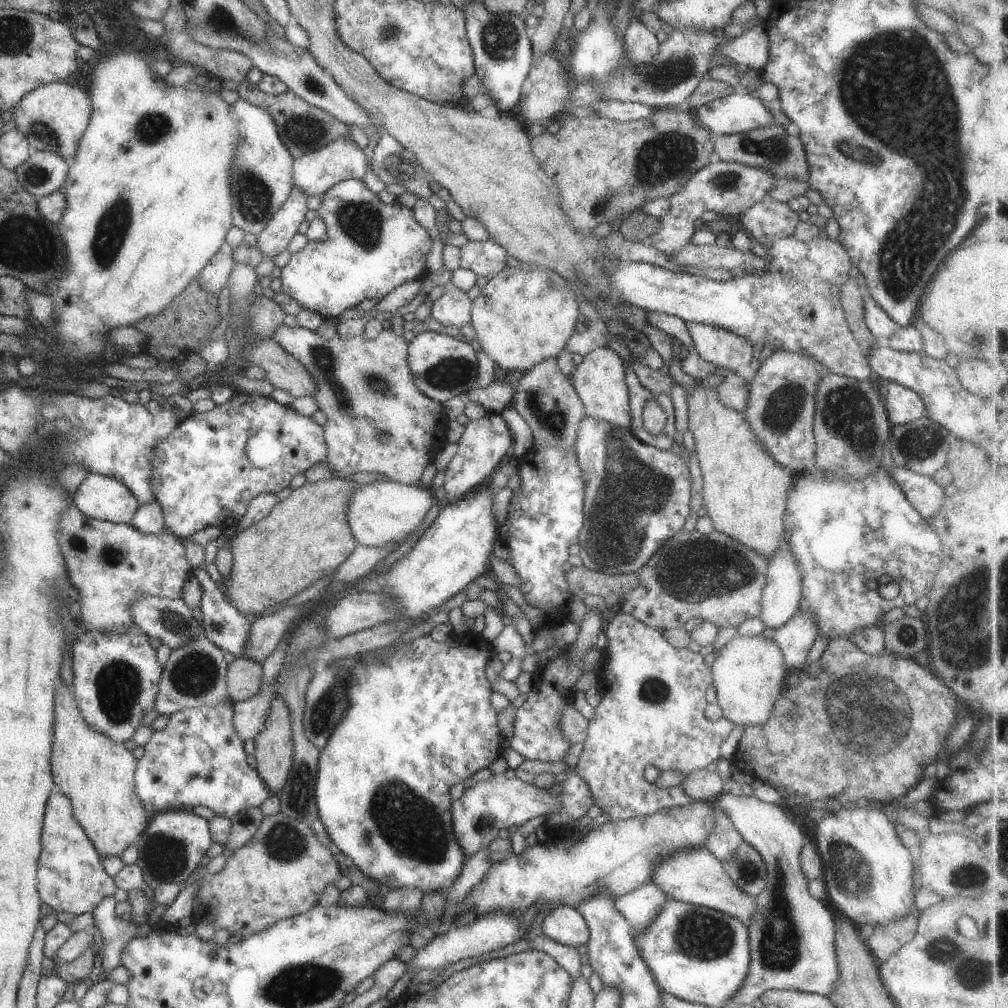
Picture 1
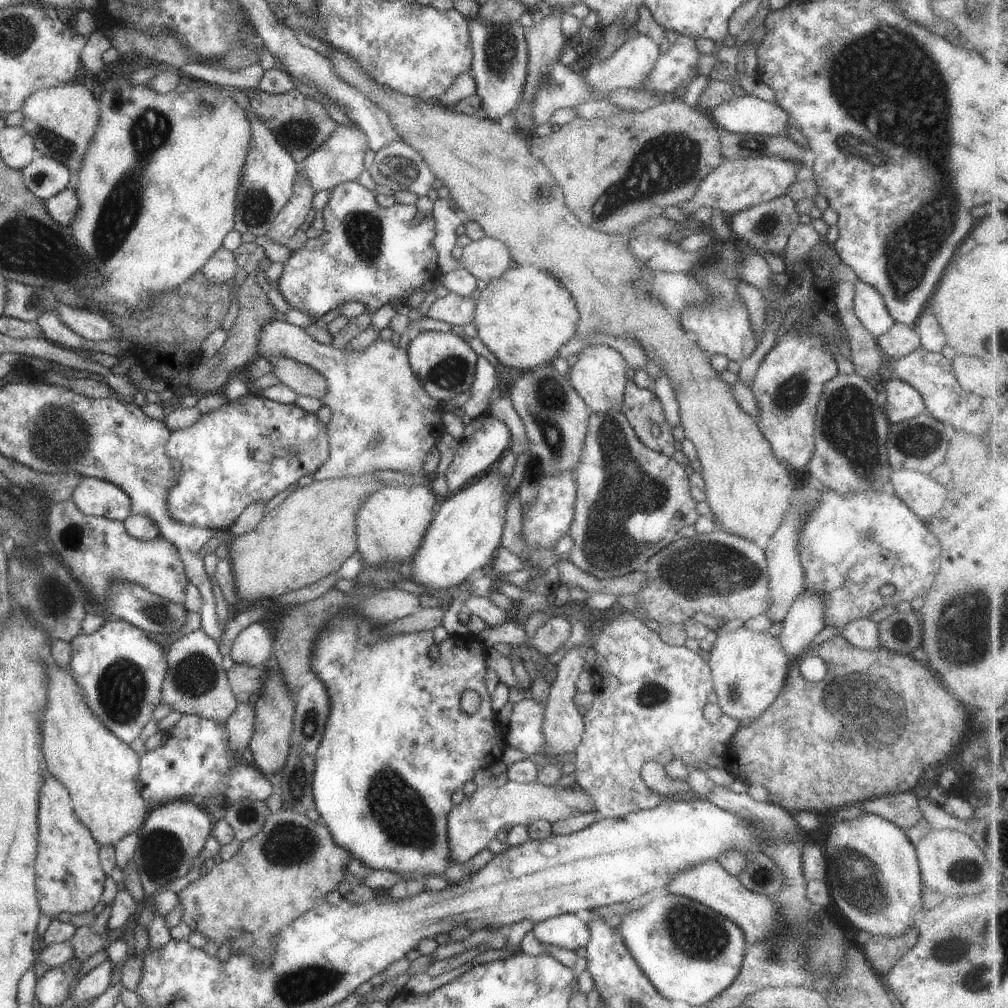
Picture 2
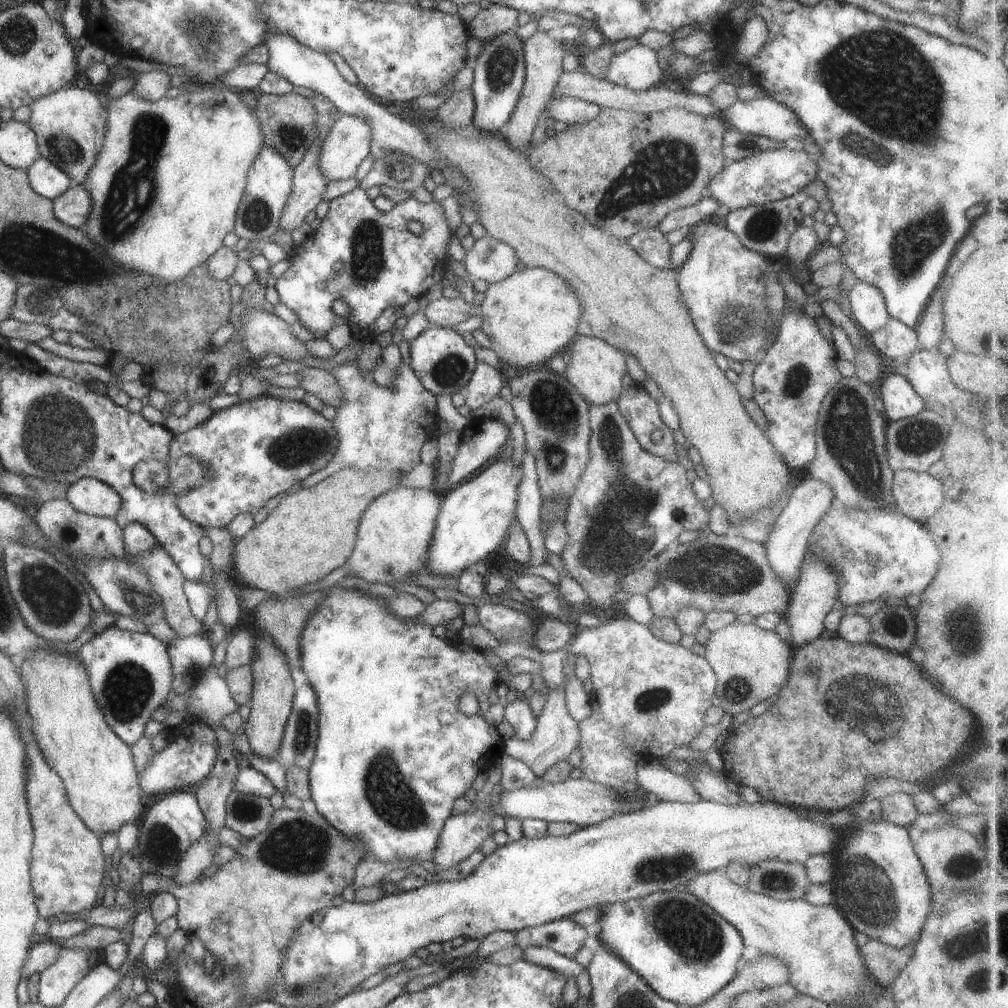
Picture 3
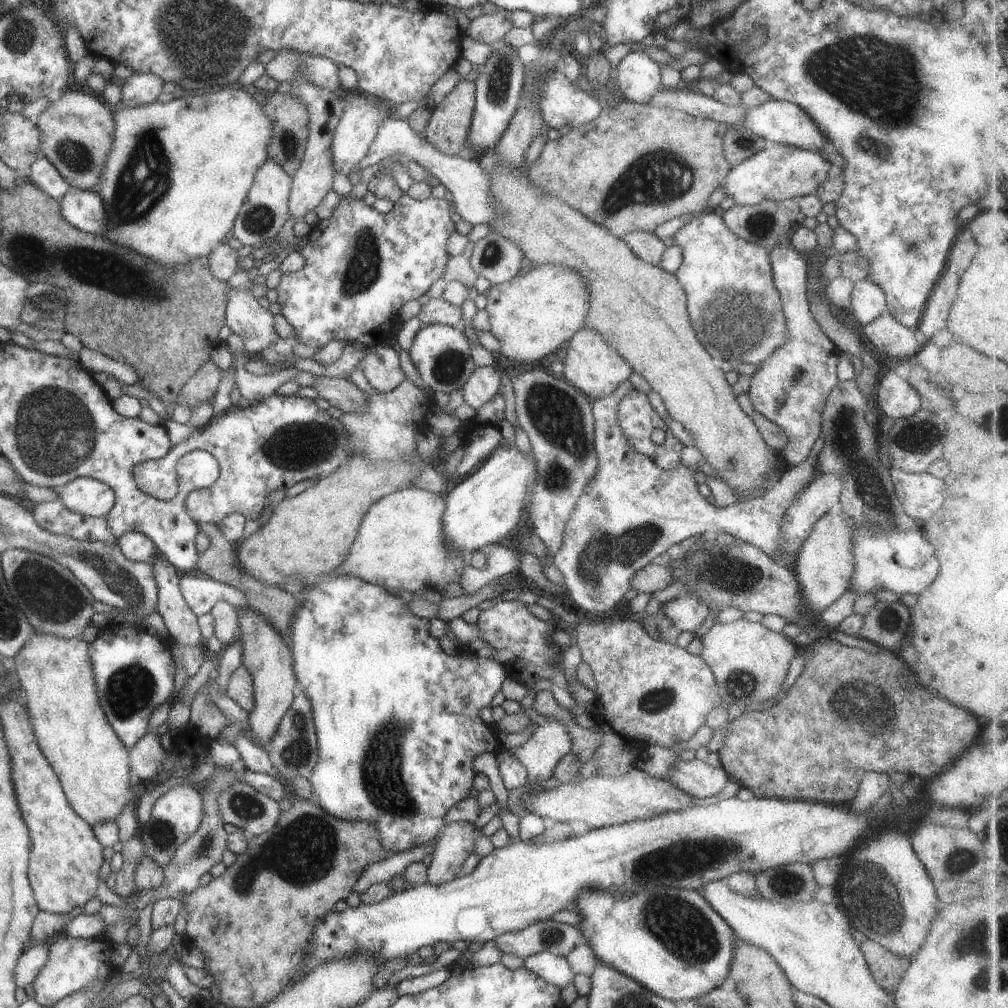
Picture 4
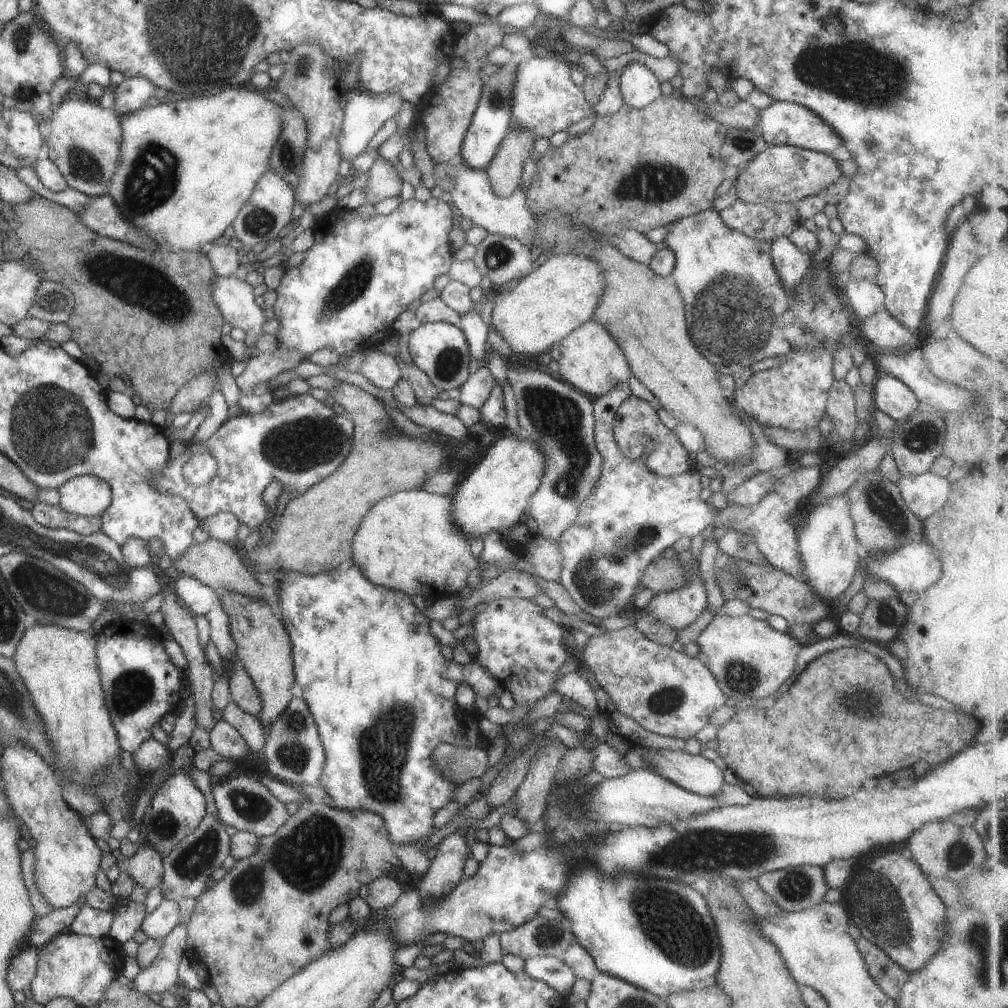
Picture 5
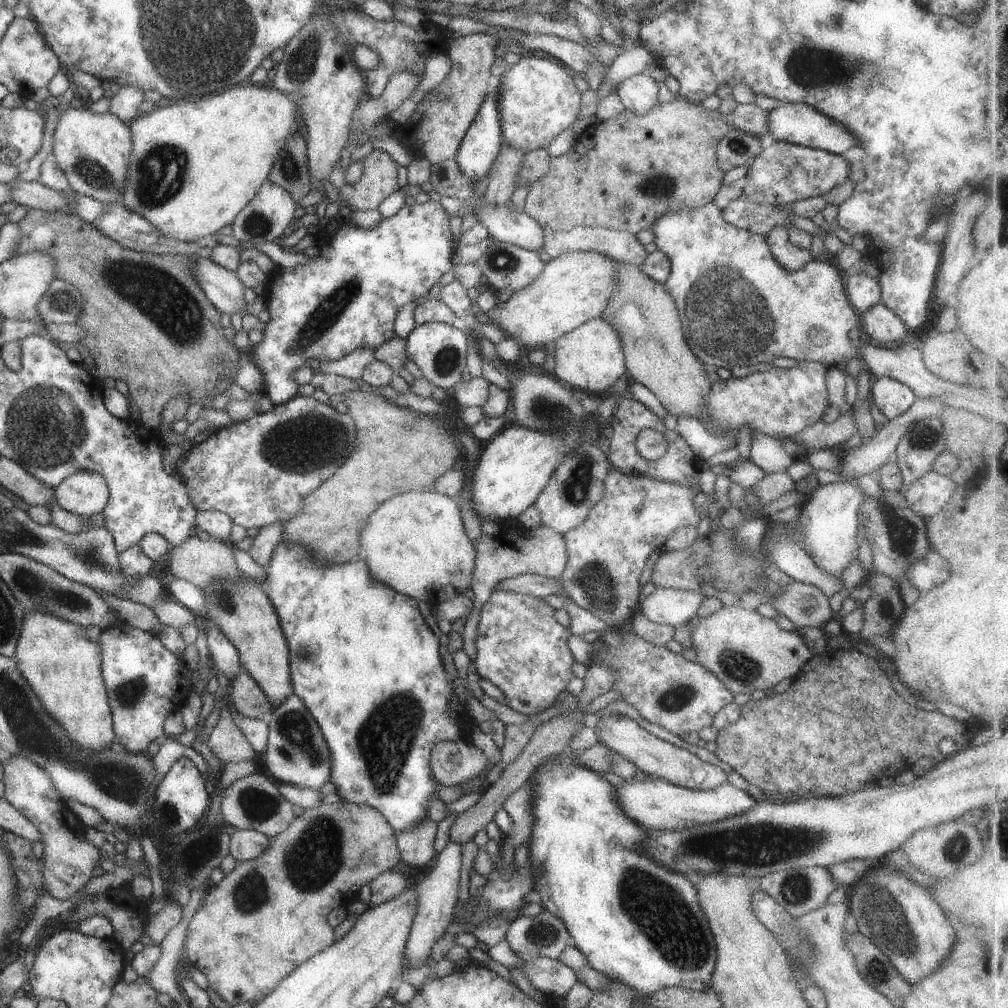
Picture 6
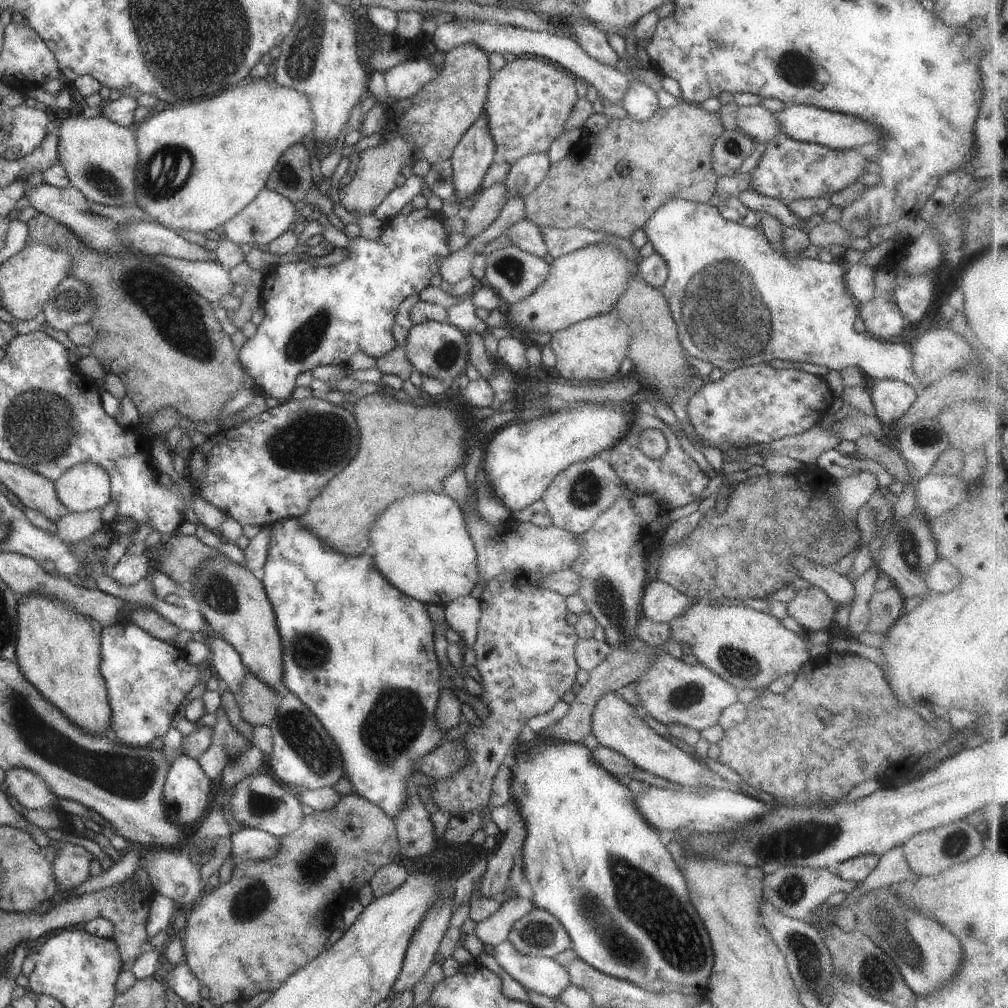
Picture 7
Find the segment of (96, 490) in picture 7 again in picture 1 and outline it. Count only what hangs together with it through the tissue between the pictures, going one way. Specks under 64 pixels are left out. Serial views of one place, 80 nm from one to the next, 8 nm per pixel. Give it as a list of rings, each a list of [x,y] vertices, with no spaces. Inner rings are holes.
[[[88,473],[71,500],[81,514],[112,523],[128,523],[139,507],[124,484],[97,473]]]

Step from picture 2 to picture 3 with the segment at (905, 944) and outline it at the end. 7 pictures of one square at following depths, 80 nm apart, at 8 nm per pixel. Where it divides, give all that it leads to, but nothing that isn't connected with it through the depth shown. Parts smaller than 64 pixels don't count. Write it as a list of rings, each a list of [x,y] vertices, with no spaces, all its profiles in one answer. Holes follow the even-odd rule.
[[[869,939],[868,943],[858,948],[858,954],[864,962],[869,978],[872,978],[879,988],[887,988],[911,958],[913,949],[913,943],[895,948]]]

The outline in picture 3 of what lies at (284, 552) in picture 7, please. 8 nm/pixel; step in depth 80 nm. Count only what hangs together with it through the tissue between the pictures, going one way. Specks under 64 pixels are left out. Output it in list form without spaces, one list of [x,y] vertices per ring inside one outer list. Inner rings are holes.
[[[337,584],[322,591],[326,592],[324,597],[305,621],[299,635],[300,669],[307,678],[307,685],[315,691],[318,712],[316,745],[312,761],[307,768],[310,799],[328,825],[347,838],[359,839],[372,859],[381,862],[415,859],[418,863],[433,854],[439,833],[447,817],[451,815],[451,806],[455,800],[464,796],[477,772],[484,770],[489,762],[498,759],[504,753],[505,736],[503,733],[497,733],[494,726],[487,724],[482,717],[483,712],[490,706],[489,690],[495,688],[497,682],[501,681],[499,670],[487,663],[482,650],[467,646],[458,639],[447,641],[445,638],[437,638],[431,633],[432,626],[395,616],[384,607],[384,600],[381,597],[371,598],[354,589],[339,587]],[[463,694],[471,694],[477,701],[478,710],[471,716],[461,713],[457,707]]]

